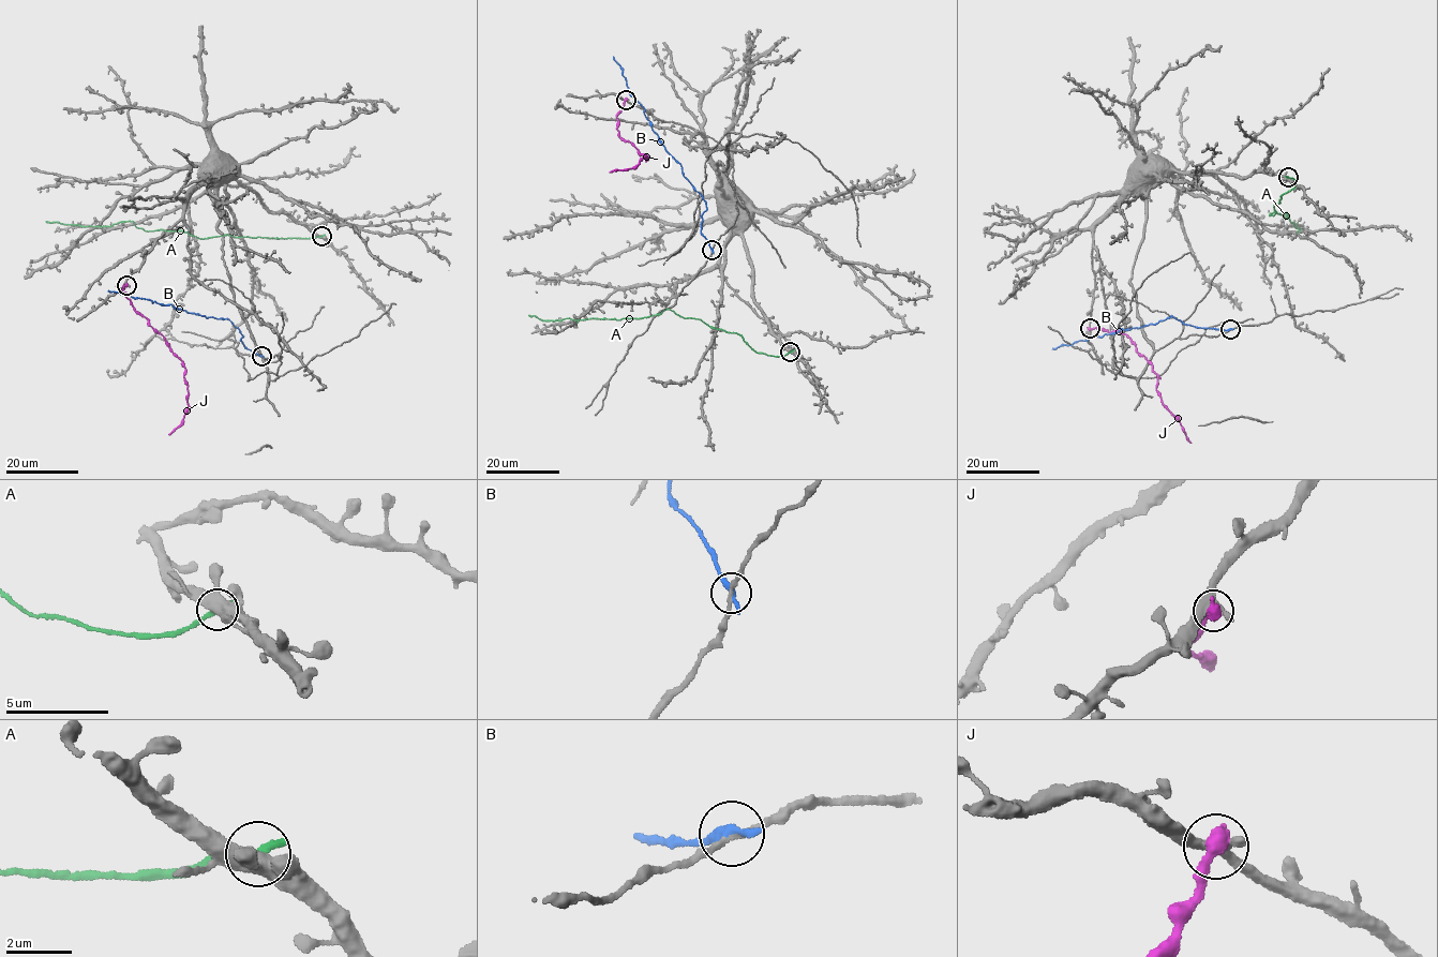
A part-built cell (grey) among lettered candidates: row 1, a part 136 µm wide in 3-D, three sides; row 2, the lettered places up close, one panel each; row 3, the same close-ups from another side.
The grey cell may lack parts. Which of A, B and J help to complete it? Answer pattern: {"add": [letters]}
{"add": []}

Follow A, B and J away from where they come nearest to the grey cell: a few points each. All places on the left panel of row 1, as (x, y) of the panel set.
A: (321, 236), (289, 238), (224, 235), (204, 238), (182, 230), (146, 232), (132, 221), (96, 226), (46, 221)
B: (261, 356), (244, 346), (240, 330), (229, 319), (189, 313), (168, 303), (108, 290)
J: (125, 285), (122, 292), (130, 304), (163, 337), (183, 363), (188, 407), (182, 420), (168, 434)

